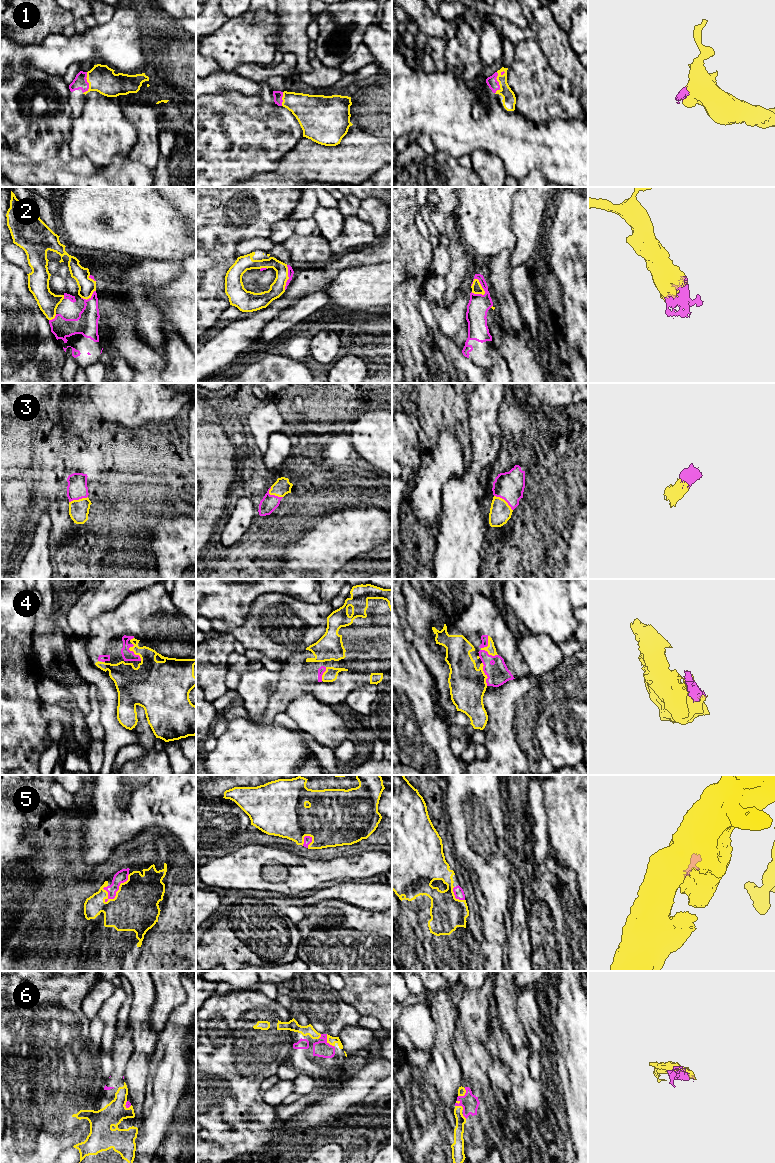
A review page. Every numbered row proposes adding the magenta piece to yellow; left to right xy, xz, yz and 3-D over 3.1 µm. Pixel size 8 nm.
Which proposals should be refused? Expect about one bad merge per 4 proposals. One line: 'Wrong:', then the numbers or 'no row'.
Wrong: no row

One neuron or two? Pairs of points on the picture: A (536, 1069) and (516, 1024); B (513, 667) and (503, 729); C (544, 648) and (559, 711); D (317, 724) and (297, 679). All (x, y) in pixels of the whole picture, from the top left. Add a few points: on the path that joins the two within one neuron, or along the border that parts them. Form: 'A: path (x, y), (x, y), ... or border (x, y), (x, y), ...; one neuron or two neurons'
A: border (522, 1022), (529, 1045); two neurons
B: border (529, 674), (509, 679), (498, 686), (488, 686); two neurons
C: border (564, 657), (554, 668), (538, 677), (529, 674); two neurons
D: border (325, 704), (310, 694), (300, 694), (285, 708); two neurons

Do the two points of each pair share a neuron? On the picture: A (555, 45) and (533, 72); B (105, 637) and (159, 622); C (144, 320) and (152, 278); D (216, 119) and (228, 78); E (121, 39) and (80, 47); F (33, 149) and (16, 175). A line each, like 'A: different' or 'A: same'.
A: different
B: same
C: same
D: different
E: same
F: different

